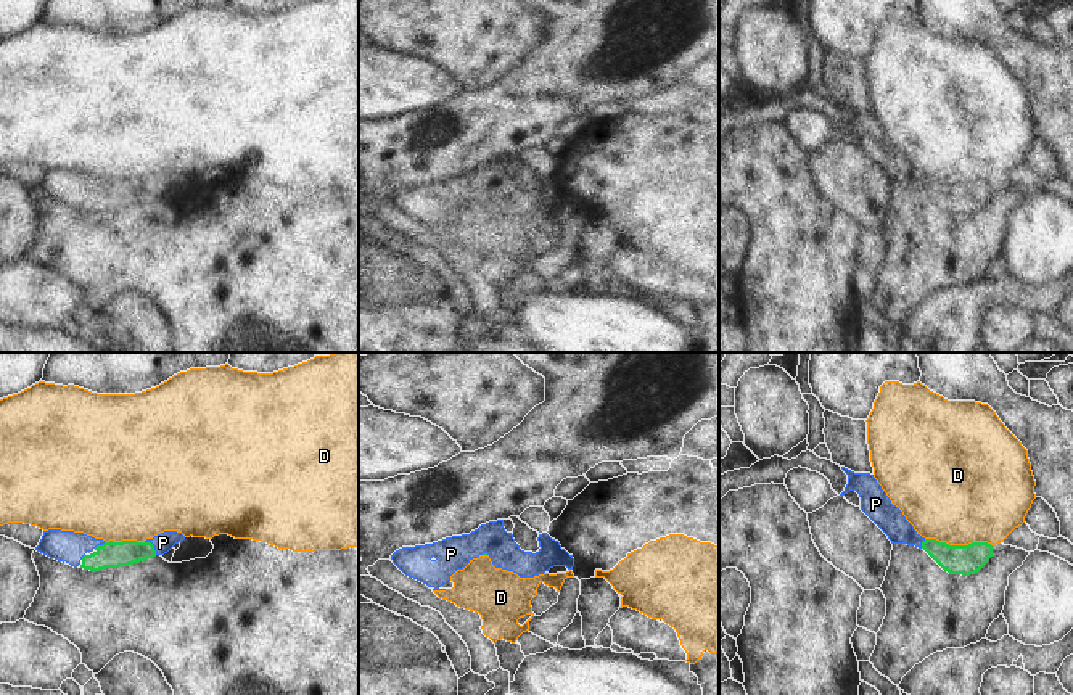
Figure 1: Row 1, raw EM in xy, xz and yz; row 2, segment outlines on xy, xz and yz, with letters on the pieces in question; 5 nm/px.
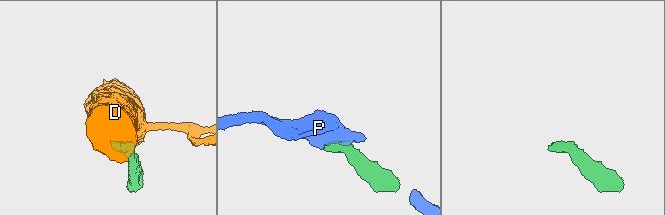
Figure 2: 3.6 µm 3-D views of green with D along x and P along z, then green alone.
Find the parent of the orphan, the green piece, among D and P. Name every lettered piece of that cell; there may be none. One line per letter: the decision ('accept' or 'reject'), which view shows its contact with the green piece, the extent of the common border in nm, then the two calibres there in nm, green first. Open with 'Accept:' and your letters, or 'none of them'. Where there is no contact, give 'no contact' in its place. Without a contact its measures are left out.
Accept: P
D: reject | yz | 340 nm | 150/480 nm
P: accept | xy | 90 nm | 130/100 nm

